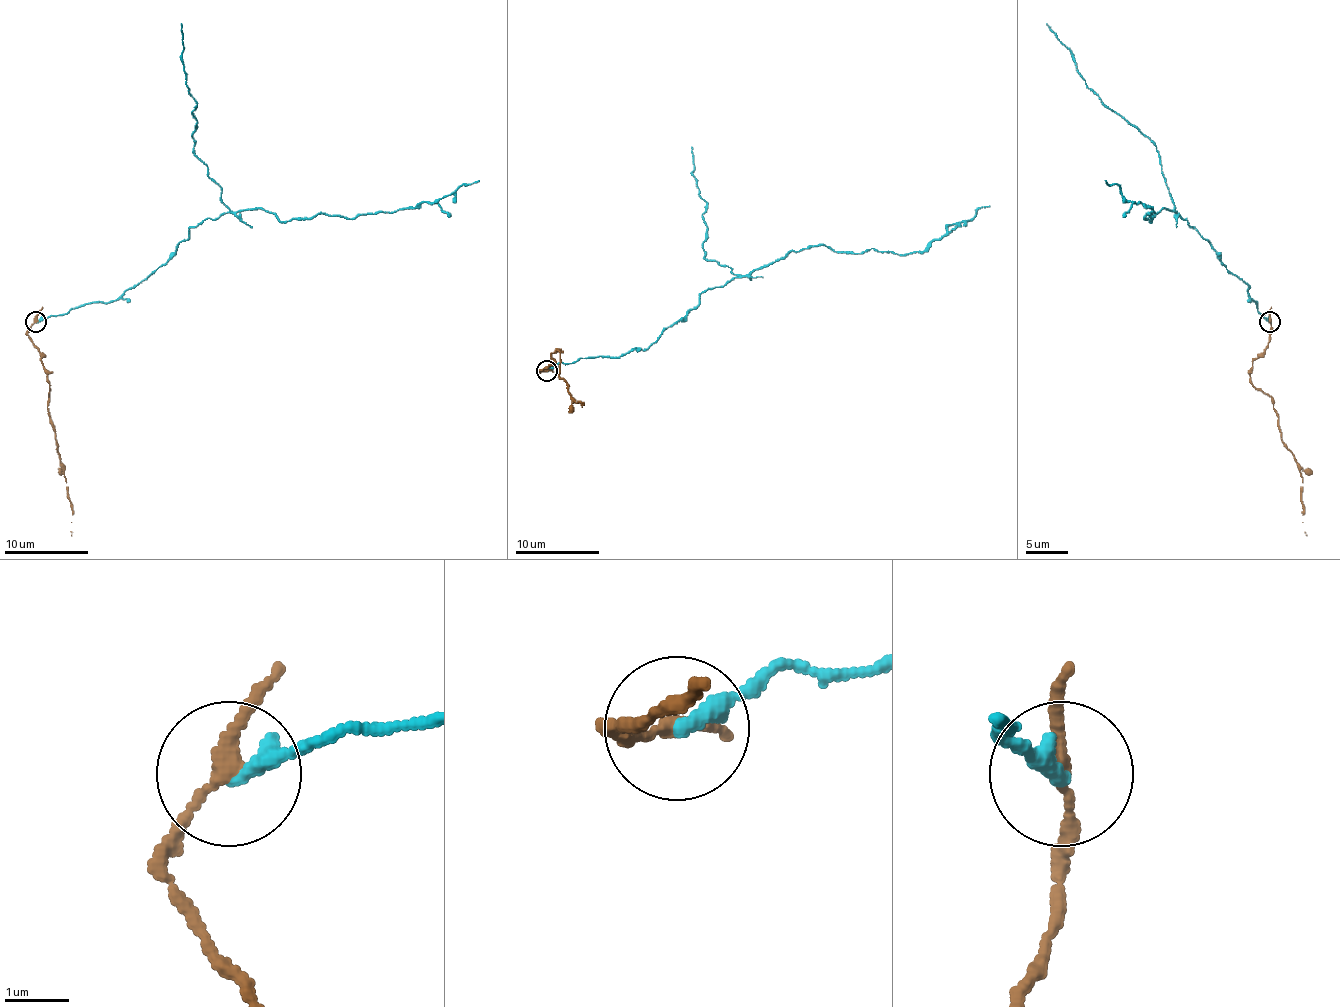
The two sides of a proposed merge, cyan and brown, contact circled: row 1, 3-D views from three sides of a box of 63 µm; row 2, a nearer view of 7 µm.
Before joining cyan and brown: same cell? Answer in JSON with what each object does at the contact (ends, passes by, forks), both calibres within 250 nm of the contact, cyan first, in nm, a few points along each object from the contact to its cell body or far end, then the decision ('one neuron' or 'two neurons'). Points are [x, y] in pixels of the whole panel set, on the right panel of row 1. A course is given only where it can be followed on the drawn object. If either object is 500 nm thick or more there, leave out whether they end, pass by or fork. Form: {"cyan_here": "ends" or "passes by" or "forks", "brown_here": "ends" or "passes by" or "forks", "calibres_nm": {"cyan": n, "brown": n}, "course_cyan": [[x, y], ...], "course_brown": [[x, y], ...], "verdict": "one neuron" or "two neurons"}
{"cyan_here": "ends", "brown_here": "passes by", "calibres_nm": {"cyan": 280, "brown": 220}, "course_cyan": [[1270, 321], [1185, 218], [1164, 208], [1145, 218], [1153, 218], [1151, 208], [1105, 181]], "course_brown": [[1270, 321], [1270, 337], [1252, 363], [1250, 381], [1273, 402], [1281, 440], [1298, 465], [1306, 536]], "verdict": "two neurons"}

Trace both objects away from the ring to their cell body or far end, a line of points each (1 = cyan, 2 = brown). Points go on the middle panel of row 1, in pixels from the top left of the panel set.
1: (547, 371), (645, 350), (701, 294), (791, 252), (923, 252), (990, 206)
2: (547, 371), (538, 371), (551, 363), (557, 350), (557, 373), (572, 398), (582, 402), (582, 406)

